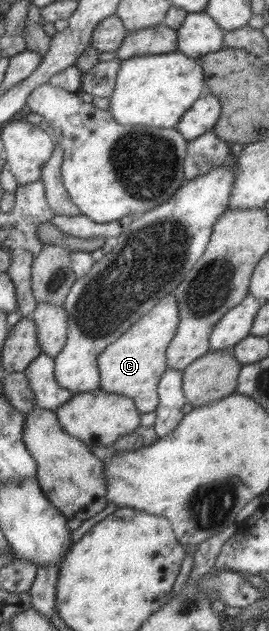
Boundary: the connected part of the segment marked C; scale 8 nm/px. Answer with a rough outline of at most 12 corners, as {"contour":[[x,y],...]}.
{"contour":[[163,296],[96,358],[99,389],[155,411],[177,302]]}

